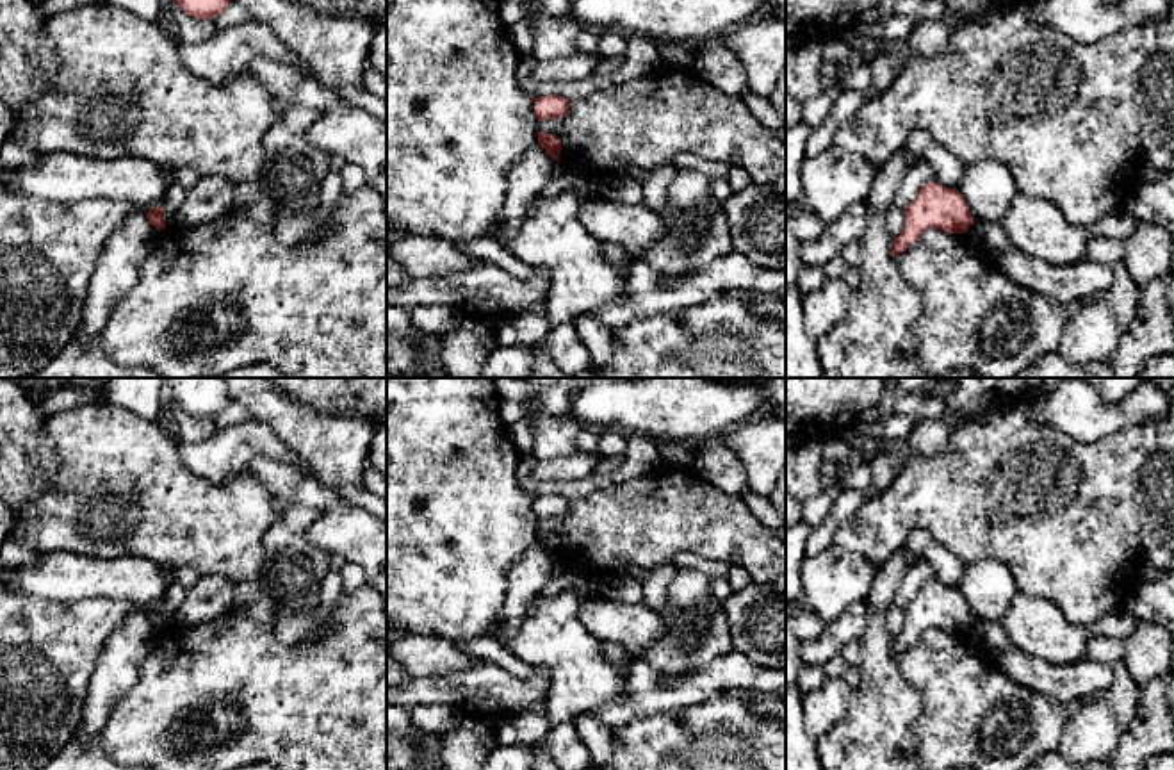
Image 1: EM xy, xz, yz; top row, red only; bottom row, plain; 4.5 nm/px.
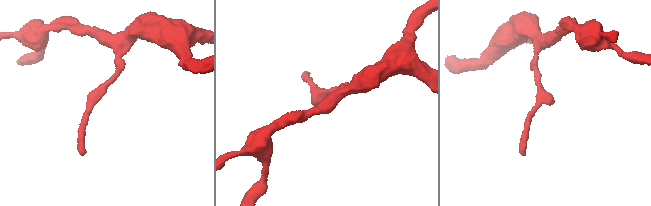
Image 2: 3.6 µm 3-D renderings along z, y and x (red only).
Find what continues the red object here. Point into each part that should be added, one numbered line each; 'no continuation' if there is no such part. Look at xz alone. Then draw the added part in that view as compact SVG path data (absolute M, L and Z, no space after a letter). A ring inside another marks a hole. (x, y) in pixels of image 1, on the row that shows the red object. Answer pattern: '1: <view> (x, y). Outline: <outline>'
no continuation

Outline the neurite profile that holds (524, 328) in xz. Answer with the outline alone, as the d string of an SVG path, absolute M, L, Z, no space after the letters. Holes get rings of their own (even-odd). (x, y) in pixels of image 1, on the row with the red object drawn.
M543 303L504 315L495 328L499 346L531 349L550 330Z

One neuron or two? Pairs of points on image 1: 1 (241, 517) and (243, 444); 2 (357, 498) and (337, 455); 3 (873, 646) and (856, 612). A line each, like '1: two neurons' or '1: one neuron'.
1: two neurons
2: two neurons
3: two neurons

